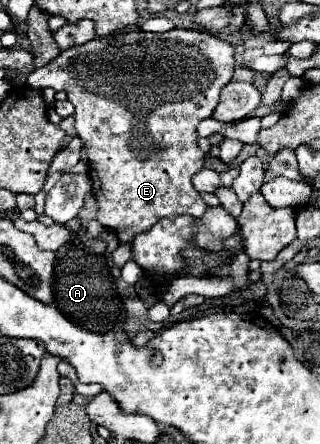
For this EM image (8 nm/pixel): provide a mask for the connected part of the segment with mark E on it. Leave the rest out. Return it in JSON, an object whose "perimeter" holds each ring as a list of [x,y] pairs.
{"perimeter":[[[172,29],[166,33],[146,33],[146,31],[126,31],[126,33],[118,33],[118,35],[110,35],[110,37],[98,37],[94,41],[88,41],[84,45],[76,45],[72,49],[62,51],[54,61],[50,61],[48,65],[44,65],[42,69],[36,69],[32,75],[28,75],[26,83],[32,89],[46,89],[52,87],[54,91],[64,91],[68,95],[68,101],[76,107],[74,119],[76,119],[76,135],[82,139],[82,143],[86,145],[88,151],[88,167],[90,167],[90,179],[92,179],[92,191],[94,197],[98,201],[98,215],[96,219],[110,231],[118,233],[120,243],[132,243],[134,237],[138,233],[144,233],[146,229],[150,229],[154,223],[158,223],[162,217],[168,219],[176,219],[180,215],[190,215],[190,217],[202,217],[206,213],[206,203],[202,199],[202,195],[194,189],[192,185],[192,175],[196,175],[202,167],[204,167],[204,153],[198,149],[198,133],[196,127],[202,119],[212,117],[218,99],[220,99],[220,91],[224,89],[224,85],[228,85],[232,81],[234,75],[234,45],[212,37],[208,33],[200,33],[200,31],[186,31],[186,29]]]}

